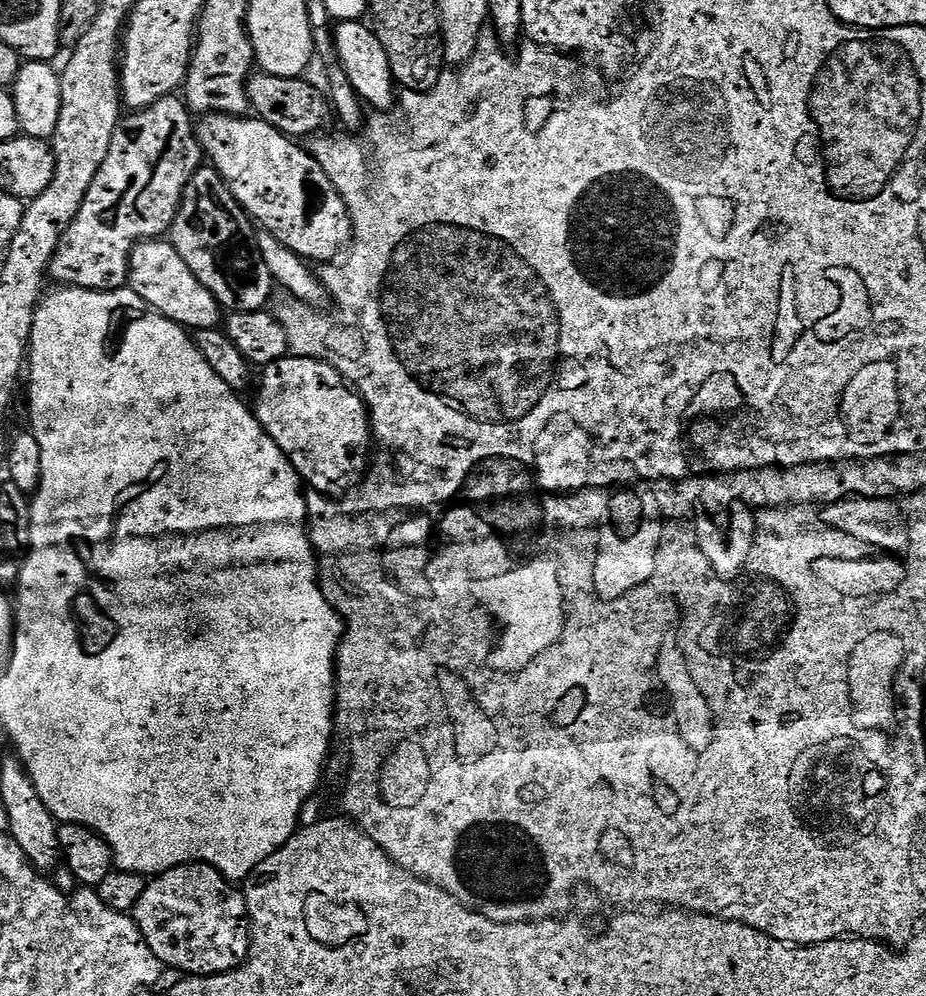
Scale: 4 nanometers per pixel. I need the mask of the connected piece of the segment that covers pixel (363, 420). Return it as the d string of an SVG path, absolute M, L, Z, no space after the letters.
M289 354L278 362L263 365L261 372L264 373L260 376L260 389L256 392L254 403L256 421L263 426L266 434L270 434L270 438L274 438L282 454L286 454L301 481L311 491L329 498L347 496L364 479L370 464L370 449L374 444L372 422L364 399L359 392L349 387L337 368L325 360Z

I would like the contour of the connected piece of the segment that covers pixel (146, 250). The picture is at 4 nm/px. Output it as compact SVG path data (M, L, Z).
M167 239L142 240L133 248L128 263L128 284L135 292L137 301L144 303L145 300L151 311L170 318L186 329L221 327L222 309L214 294L210 294L210 290L194 278L190 266L182 262L182 254L178 254Z

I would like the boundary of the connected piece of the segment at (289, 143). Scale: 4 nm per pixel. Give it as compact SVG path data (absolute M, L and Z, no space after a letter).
M215 114L205 115L201 120L204 121L196 124L196 137L200 139L200 147L204 149L205 157L210 161L211 167L220 171L234 198L263 231L274 234L274 238L278 238L282 246L294 250L309 262L335 261L339 257L336 255L340 251L341 255L349 247L352 239L352 219L346 202L307 147L300 145L299 148L295 139L283 136L265 120Z

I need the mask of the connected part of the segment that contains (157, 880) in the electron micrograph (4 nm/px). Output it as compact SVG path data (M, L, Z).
M183 864L149 879L142 898L138 898L130 915L161 965L176 968L188 976L220 976L224 972L233 972L248 959L248 953L252 951L250 917L244 893L209 864Z

